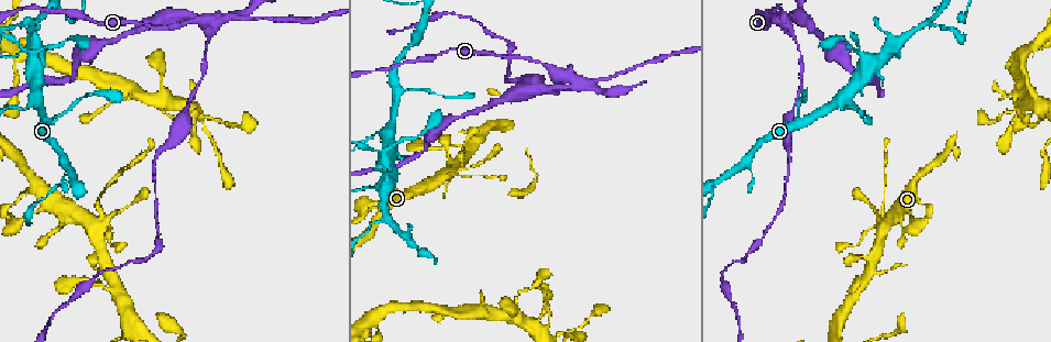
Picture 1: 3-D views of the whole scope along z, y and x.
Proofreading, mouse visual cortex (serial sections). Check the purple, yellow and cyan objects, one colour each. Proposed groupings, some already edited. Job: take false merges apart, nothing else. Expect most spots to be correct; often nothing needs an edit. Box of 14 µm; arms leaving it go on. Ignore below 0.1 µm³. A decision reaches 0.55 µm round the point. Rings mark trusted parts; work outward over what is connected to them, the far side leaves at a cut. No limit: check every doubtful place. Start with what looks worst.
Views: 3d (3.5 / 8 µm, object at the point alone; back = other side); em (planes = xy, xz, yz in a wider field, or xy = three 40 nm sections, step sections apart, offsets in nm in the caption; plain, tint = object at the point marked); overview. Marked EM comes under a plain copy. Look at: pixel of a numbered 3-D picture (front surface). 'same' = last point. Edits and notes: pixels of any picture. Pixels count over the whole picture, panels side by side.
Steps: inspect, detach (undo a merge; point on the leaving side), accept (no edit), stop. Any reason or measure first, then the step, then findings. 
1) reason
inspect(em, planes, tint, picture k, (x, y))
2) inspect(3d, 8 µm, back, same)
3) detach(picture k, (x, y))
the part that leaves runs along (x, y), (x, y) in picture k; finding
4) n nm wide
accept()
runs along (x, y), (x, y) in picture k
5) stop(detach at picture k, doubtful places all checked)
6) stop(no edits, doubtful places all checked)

narrows sharply
inspect(3d, 3.5 µm, picture 1, (220, 18))

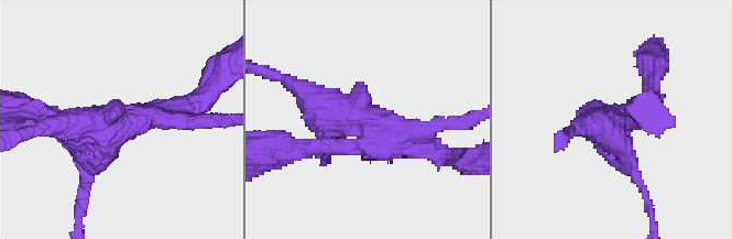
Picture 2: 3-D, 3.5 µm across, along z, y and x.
inspect(em, xy, step 3, tint, picture 2, (361, 118))

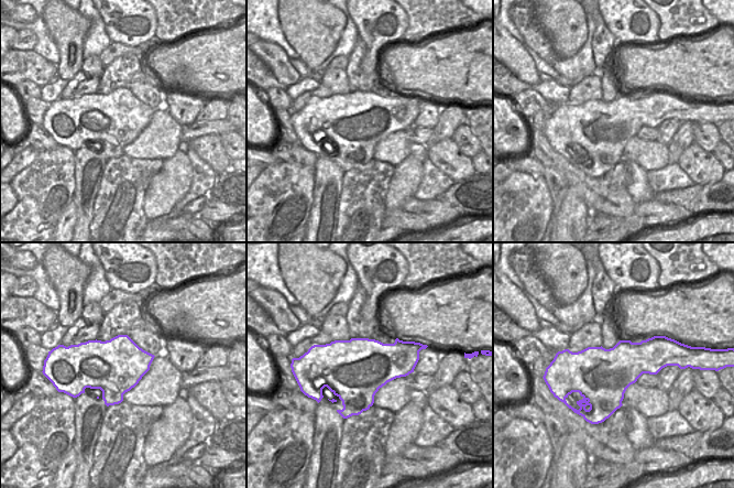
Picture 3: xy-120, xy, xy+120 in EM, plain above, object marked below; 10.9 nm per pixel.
detach(picture 2, (653, 90))
the part that leaves runs along (370, 140), (275, 154) in picture 2; two cells meet here

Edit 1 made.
inspect(overview)

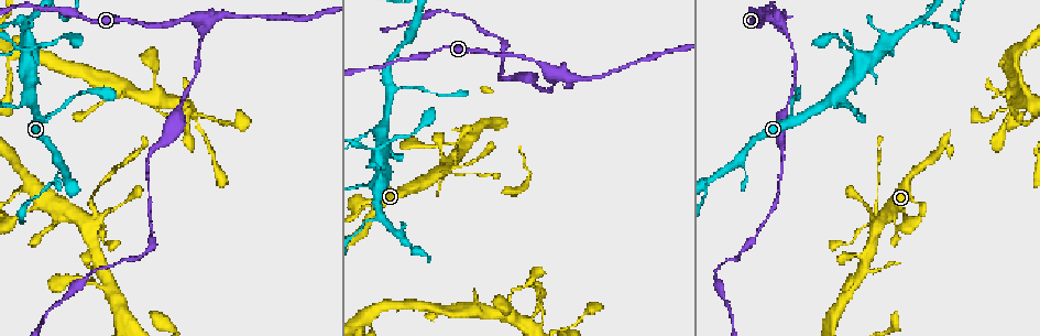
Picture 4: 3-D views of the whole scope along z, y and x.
inspect(3d, 3.5 µm, picture 4, (406, 87))

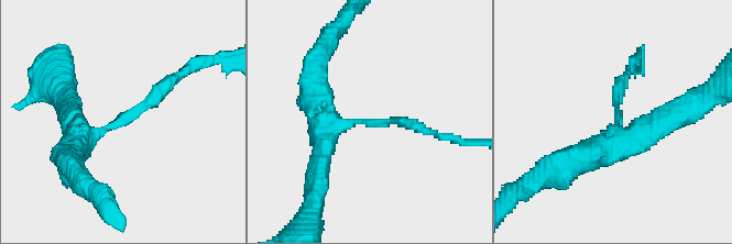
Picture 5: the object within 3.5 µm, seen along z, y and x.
arms of 150, 350 nm; shape alone is not enough
inspect(em, xy, step 2, tint, picture 5, (616, 122))

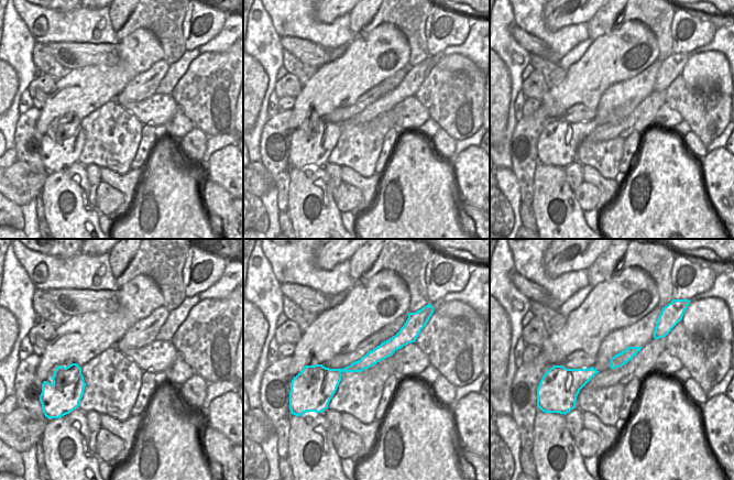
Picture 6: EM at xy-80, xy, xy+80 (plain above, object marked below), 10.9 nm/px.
accept()
one cell here

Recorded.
branch point
inspect(3d, 3.5 µm, picture 4, (920, 23))

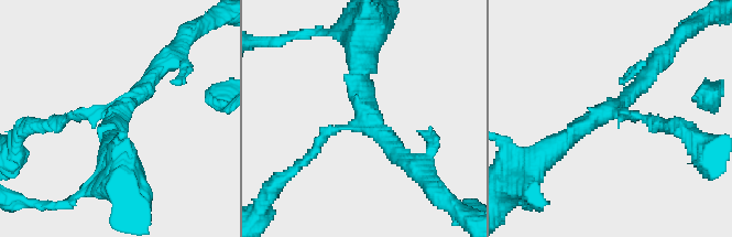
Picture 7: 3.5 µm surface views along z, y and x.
3 arms; arms of 150, 250, 300 nm
inspect(em, planes, tint, picture 7, (118, 114))

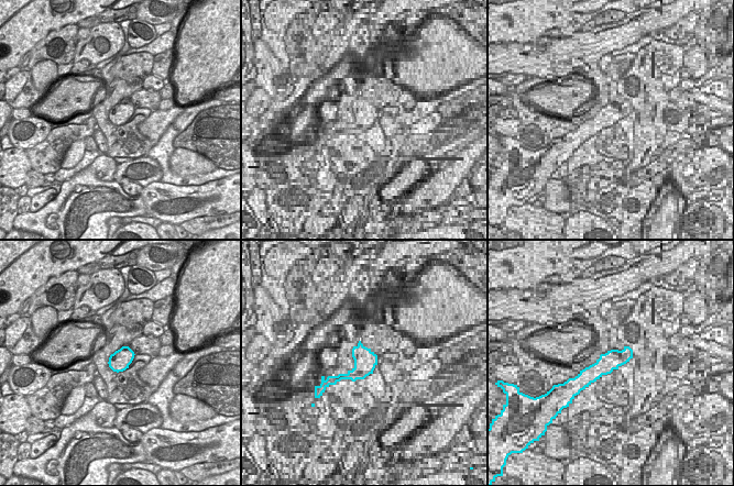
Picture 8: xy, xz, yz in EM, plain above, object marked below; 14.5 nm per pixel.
accept()
runs along (550, 150), (619, 106), (652, 68) in picture 7; all the same cell

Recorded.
branch point
inspect(3d, 3.5 µm, picture 4, (86, 227))

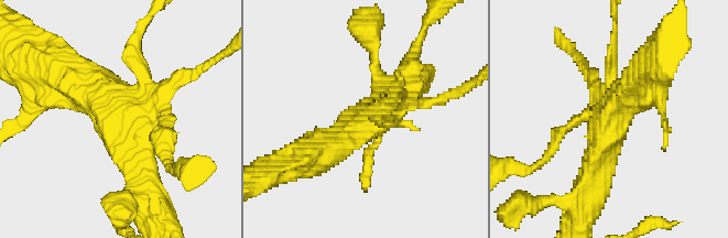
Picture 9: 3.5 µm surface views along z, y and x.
accept()
runs along (69, 78), (134, 139), (148, 186) in picture 9; one cell here

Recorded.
stop(detach at picture 2, doubtful places all checked)

